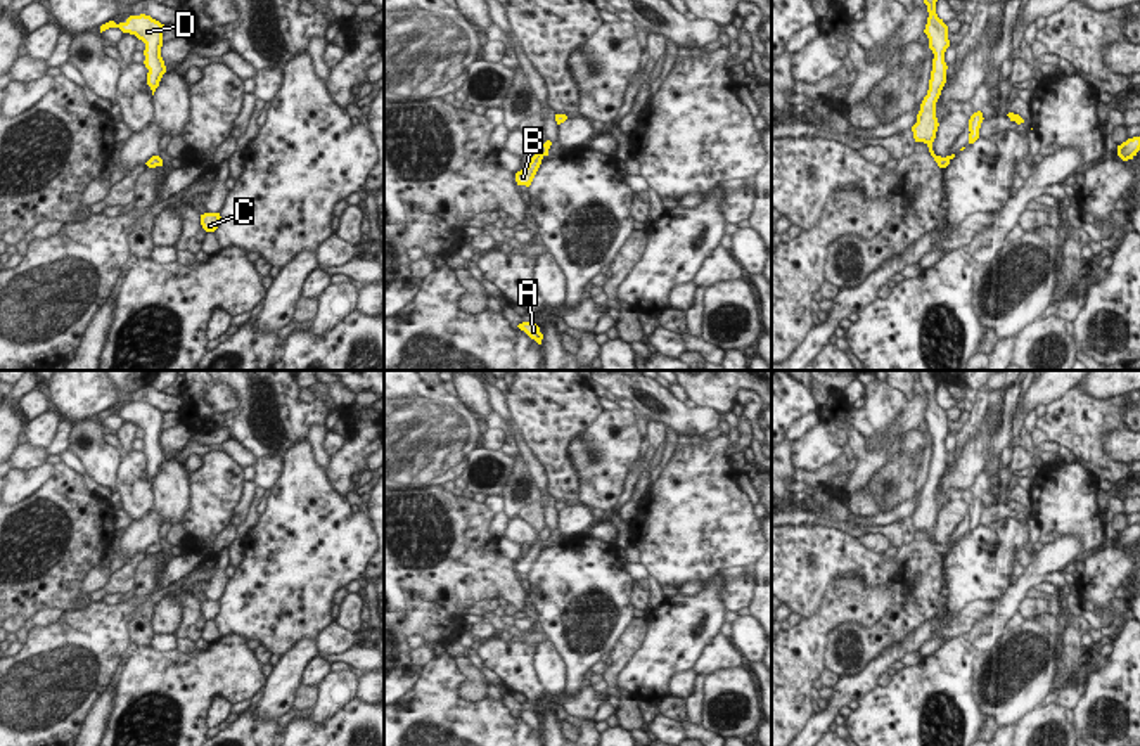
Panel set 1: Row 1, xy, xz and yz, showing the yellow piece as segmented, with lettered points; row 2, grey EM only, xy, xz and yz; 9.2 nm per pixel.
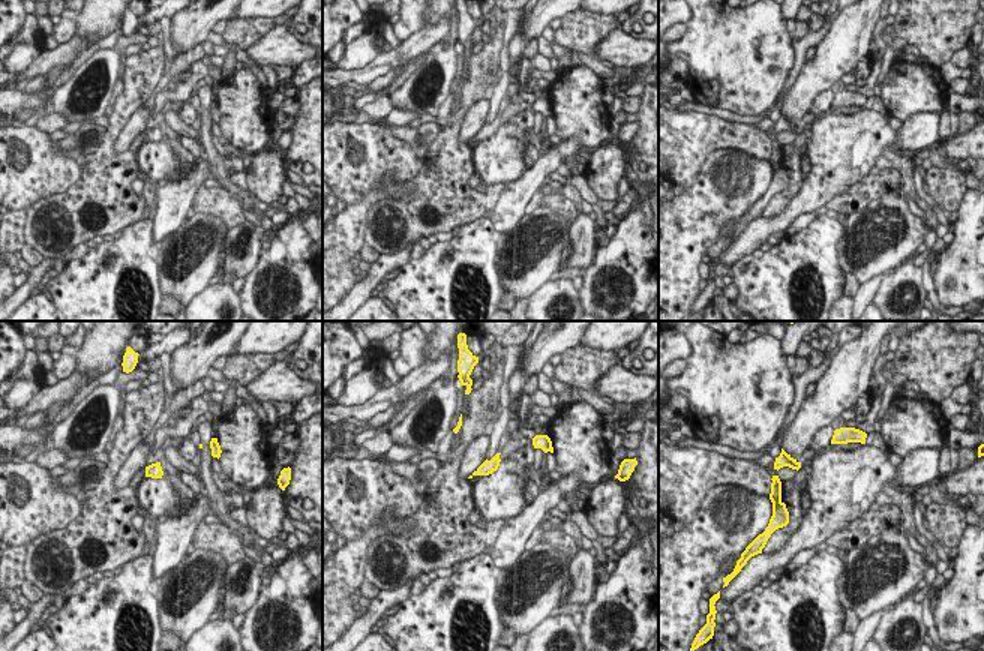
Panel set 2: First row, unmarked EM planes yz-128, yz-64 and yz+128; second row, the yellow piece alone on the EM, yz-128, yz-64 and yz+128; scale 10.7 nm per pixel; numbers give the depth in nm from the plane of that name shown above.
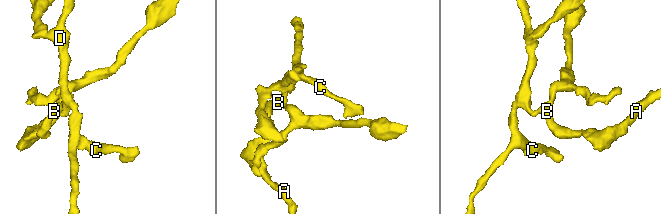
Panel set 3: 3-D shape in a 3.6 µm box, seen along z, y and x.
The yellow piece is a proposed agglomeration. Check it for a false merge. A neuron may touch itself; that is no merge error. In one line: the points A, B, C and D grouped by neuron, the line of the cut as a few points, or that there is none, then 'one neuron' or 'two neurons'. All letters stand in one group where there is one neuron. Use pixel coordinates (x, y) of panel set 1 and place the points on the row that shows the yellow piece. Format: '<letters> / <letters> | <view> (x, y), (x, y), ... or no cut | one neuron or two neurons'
A B C D | no cut | one neuron

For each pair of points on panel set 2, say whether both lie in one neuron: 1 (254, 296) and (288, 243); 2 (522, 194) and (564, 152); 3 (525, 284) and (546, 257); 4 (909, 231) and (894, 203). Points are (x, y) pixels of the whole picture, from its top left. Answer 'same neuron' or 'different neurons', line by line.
1: same neuron
2: same neuron
3: same neuron
4: same neuron

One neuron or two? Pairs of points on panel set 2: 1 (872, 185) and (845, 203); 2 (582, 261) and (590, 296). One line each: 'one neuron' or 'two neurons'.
1: one neuron
2: two neurons

